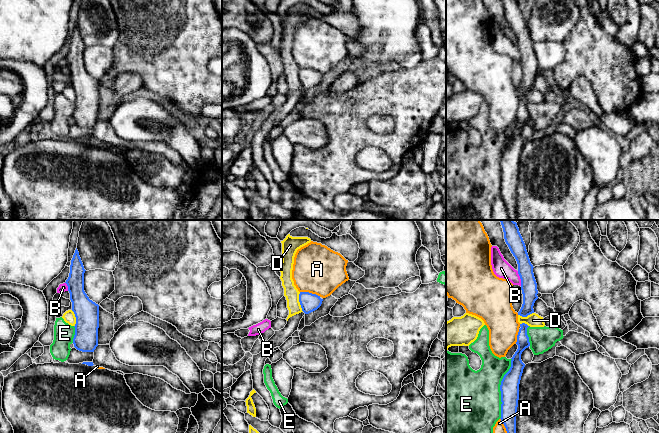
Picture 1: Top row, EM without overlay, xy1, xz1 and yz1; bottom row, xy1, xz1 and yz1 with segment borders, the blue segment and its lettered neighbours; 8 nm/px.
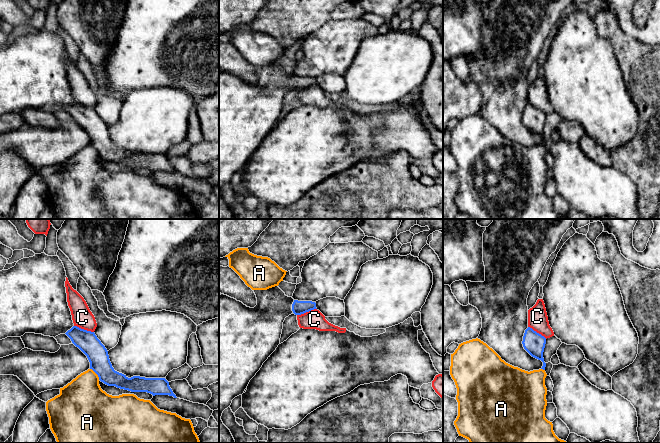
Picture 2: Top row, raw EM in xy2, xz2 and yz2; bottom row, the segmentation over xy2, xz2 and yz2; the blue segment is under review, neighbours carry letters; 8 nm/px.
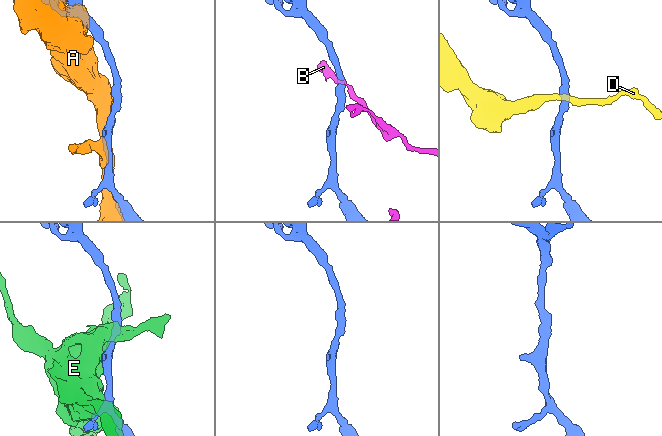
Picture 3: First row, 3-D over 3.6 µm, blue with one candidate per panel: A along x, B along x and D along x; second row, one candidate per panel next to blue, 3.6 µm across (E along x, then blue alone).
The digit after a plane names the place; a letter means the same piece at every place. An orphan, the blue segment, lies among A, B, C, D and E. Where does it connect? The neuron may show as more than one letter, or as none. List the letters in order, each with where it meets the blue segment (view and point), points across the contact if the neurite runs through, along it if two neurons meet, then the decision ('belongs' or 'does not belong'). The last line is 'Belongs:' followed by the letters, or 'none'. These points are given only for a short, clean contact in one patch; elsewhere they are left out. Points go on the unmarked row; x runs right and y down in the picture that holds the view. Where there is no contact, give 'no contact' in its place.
A: xz1 (310, 69) | does not belong
B: yz1 (520, 54) | along yz1 (517, 47), (521, 61) | does not belong
C: xy2 (83, 105) | along xy2 (74, 101), (93, 108) | does not belong
D: xz1 (299, 77) | along xz1 (299, 68), (299, 80), (303, 87) | does not belong
E: yz1 (500, 164) | does not belong
Belongs: none

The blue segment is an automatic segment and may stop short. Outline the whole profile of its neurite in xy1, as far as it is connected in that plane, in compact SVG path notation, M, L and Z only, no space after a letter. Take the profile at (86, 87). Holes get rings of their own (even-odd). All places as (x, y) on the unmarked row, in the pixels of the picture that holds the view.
M76 24L66 56L72 87L76 93L74 123L82 128L94 128L98 122L99 81L89 75L84 67L85 45Z

